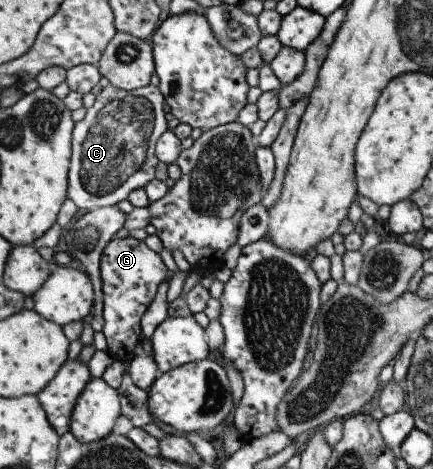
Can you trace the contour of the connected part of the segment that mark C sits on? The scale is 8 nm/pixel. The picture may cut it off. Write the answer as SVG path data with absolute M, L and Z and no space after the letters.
M108 84L95 96L85 116L73 123L71 131L71 154L67 171L66 195L77 209L95 210L99 207L113 206L127 199L128 194L136 188L143 188L148 181L155 178L155 167L159 162L155 156L155 143L167 130L169 115L165 108L160 90L152 84L139 91L127 93Z

